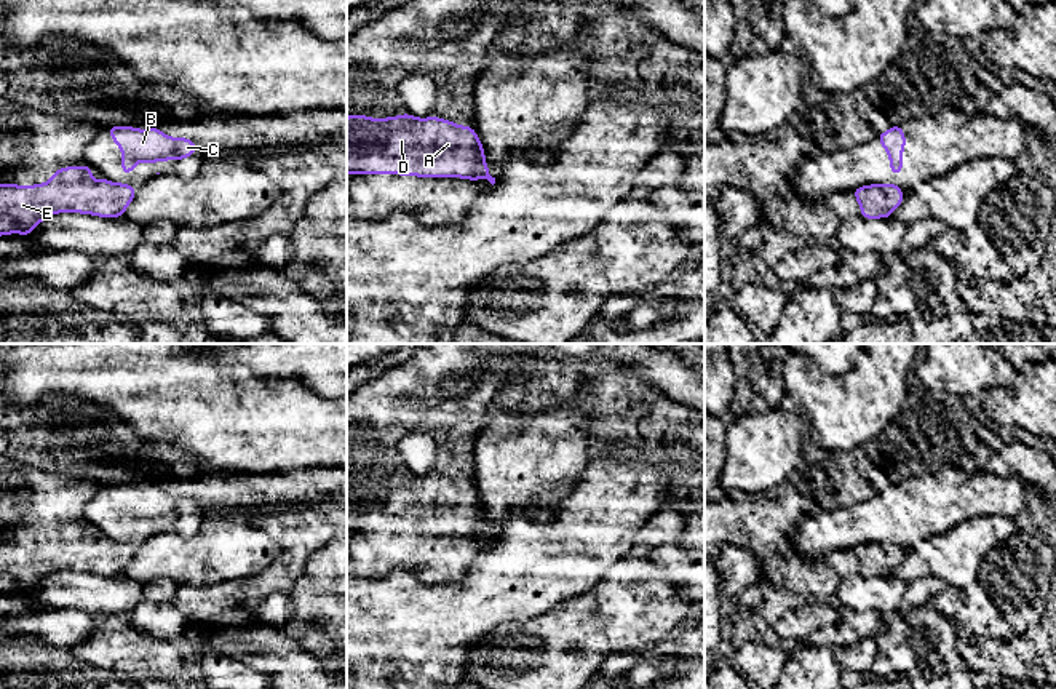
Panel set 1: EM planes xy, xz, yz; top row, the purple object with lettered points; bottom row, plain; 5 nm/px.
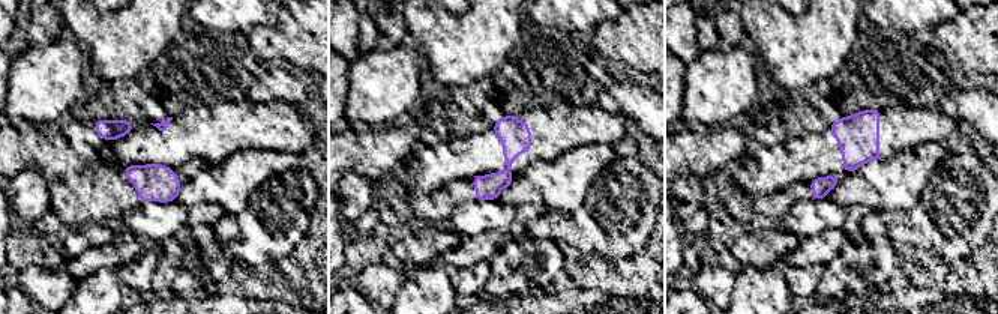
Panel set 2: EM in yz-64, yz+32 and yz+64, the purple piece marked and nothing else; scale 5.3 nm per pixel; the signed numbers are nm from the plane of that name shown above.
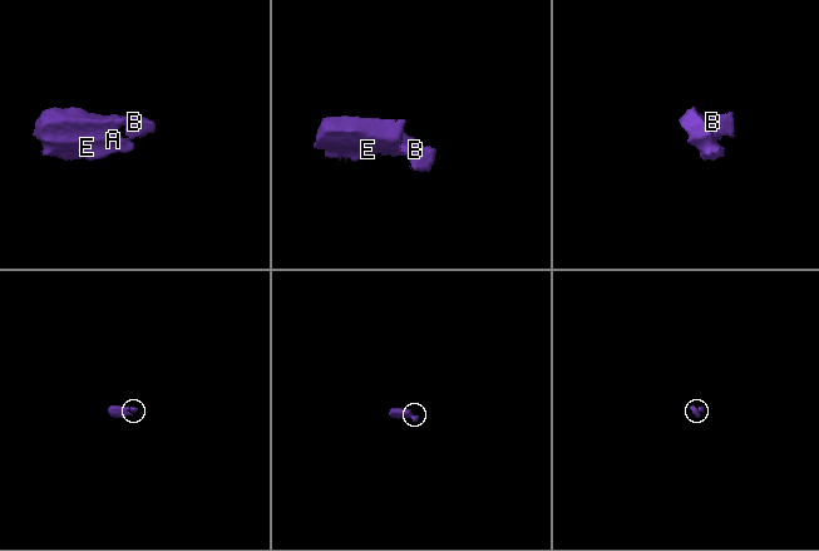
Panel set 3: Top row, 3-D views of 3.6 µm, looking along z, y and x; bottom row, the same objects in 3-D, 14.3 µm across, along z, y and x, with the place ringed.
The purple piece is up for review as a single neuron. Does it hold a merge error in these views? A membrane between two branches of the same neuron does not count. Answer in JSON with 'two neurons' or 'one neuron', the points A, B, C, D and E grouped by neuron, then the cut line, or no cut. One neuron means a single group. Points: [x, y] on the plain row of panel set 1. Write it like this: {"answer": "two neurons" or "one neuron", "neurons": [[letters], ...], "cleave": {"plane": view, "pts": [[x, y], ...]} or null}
{"answer": "two neurons", "neurons": [["A", "D", "E"], ["B", "C"]], "cleave": {"plane": "xz", "pts": [[488, 533], [483, 536]]}}

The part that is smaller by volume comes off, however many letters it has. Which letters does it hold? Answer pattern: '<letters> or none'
B, C

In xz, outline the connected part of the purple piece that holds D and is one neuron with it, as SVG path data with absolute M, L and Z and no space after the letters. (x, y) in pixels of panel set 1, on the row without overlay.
M409 472L347 475L347 532L484 537L482 500L471 484Z

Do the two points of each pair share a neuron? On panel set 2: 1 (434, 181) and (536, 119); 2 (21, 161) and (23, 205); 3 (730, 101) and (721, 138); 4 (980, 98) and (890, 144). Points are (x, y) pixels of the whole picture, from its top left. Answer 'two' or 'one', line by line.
1: one
2: two
3: two
4: two

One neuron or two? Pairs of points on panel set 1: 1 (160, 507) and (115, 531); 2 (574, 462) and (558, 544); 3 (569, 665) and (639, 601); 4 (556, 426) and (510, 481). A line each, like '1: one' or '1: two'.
1: one
2: two
3: one
4: one

